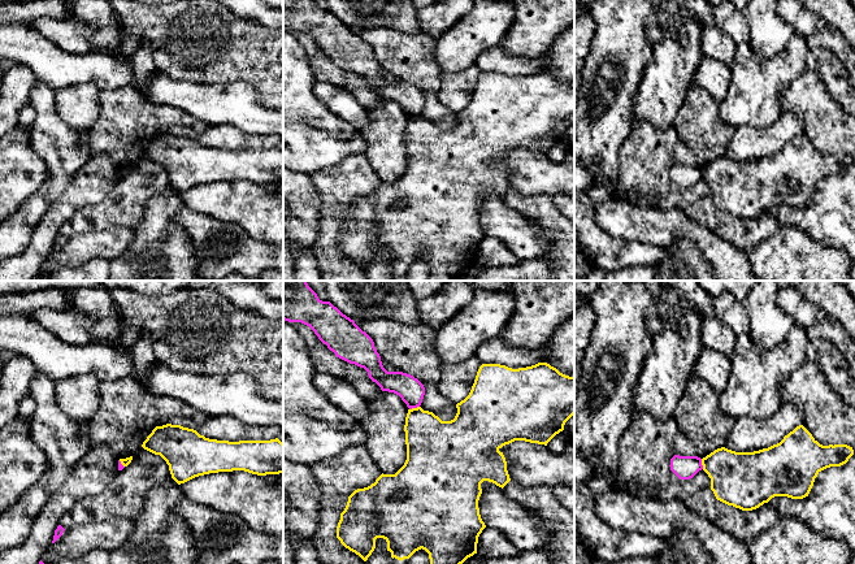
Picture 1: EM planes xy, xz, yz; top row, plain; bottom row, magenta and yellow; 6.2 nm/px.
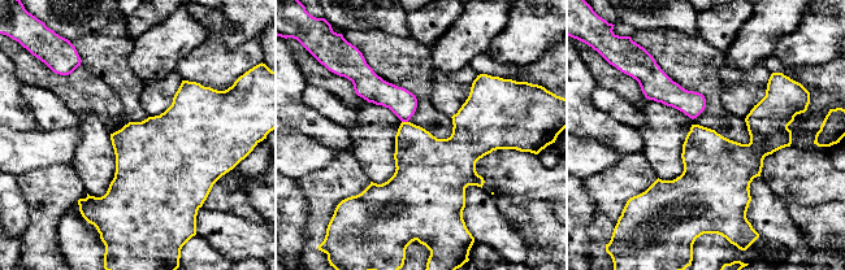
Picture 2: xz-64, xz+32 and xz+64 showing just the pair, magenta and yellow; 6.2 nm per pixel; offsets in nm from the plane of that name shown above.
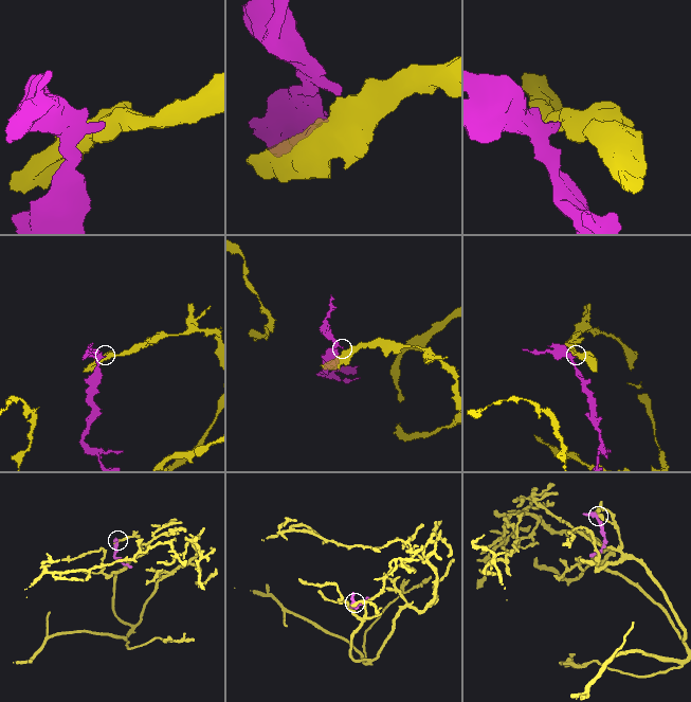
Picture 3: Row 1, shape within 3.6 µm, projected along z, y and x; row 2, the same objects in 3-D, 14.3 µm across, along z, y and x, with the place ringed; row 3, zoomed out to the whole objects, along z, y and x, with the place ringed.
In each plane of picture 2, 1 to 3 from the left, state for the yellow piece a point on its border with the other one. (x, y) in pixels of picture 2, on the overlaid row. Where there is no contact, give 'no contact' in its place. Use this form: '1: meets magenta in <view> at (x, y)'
1: no contact
2: meets magenta in xz+32 at (404, 121)
3: no contact

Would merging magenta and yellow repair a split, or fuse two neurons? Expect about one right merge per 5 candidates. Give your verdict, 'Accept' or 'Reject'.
Reject

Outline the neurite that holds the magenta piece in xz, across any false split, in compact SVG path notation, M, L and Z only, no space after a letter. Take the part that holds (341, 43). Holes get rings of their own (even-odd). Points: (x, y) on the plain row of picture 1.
M283 0L283 29L288 31L301 31L309 35L337 66L364 77L369 87L376 91L382 100L399 104L409 118L421 114L425 104L424 94L411 83L387 81L382 74L373 48L330 10L320 9L314 0Z

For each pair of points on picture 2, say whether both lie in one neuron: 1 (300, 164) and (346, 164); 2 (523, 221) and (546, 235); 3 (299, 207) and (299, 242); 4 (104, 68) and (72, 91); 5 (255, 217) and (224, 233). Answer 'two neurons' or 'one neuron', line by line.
1: two neurons
2: one neuron
3: one neuron
4: two neurons
5: two neurons

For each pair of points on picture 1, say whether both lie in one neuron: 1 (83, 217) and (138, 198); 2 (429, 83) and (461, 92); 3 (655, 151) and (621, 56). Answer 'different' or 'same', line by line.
1: same
2: different
3: different

